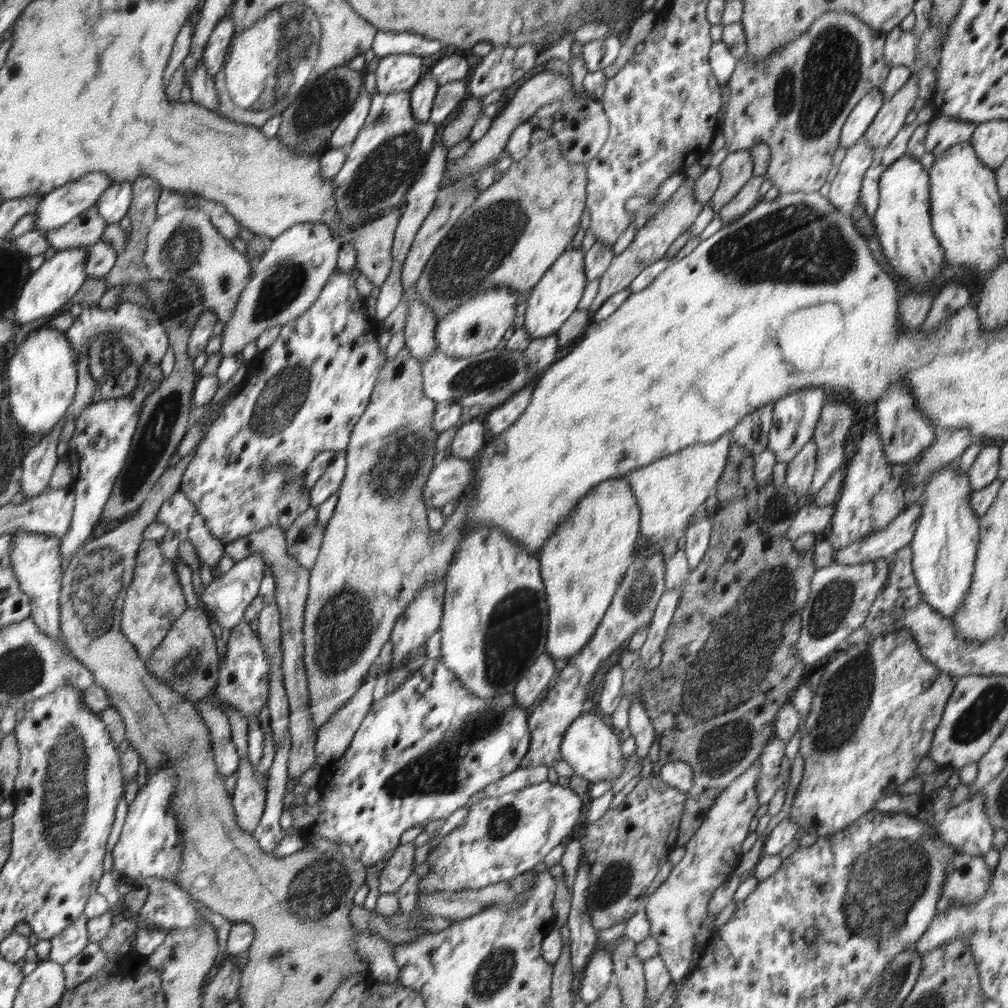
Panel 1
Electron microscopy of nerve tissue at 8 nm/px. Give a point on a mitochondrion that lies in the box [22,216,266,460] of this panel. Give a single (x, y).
(183, 250)

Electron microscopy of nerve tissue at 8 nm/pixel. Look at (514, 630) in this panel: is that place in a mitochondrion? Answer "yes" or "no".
yes

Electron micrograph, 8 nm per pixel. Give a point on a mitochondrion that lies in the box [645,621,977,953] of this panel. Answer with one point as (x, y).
(883, 885)

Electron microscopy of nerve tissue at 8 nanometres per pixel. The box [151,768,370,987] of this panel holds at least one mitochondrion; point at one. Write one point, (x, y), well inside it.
(314, 892)

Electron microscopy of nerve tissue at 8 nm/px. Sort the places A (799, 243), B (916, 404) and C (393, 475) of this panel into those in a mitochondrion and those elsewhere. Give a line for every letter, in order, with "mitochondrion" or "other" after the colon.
A: mitochondrion
B: other
C: mitochondrion

